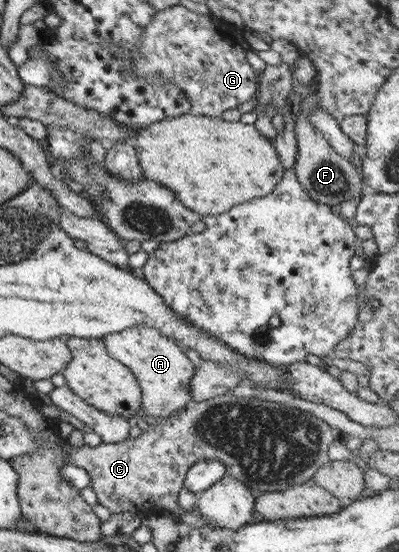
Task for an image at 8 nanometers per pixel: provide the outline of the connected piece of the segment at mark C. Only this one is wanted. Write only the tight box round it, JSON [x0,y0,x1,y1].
[61,393,335,513]

